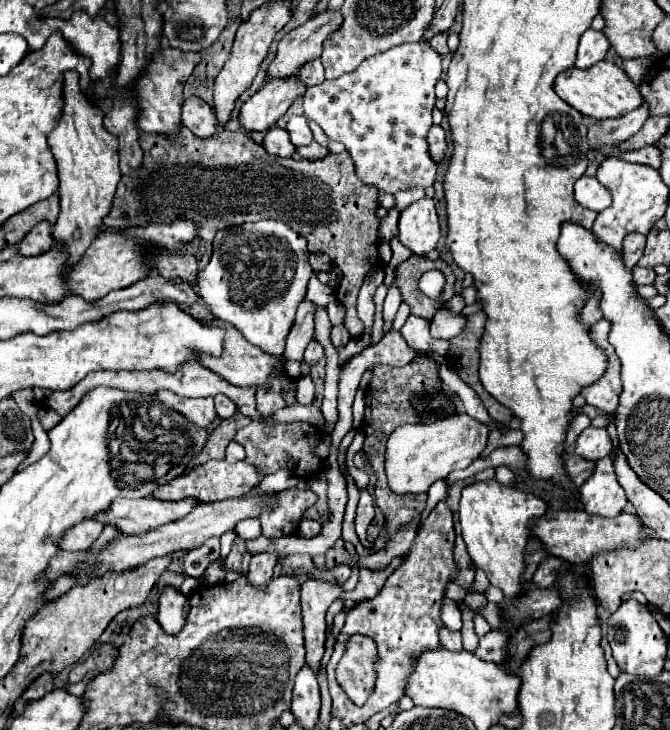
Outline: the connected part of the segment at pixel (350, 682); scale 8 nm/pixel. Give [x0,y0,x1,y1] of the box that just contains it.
[336,635,376,705]

